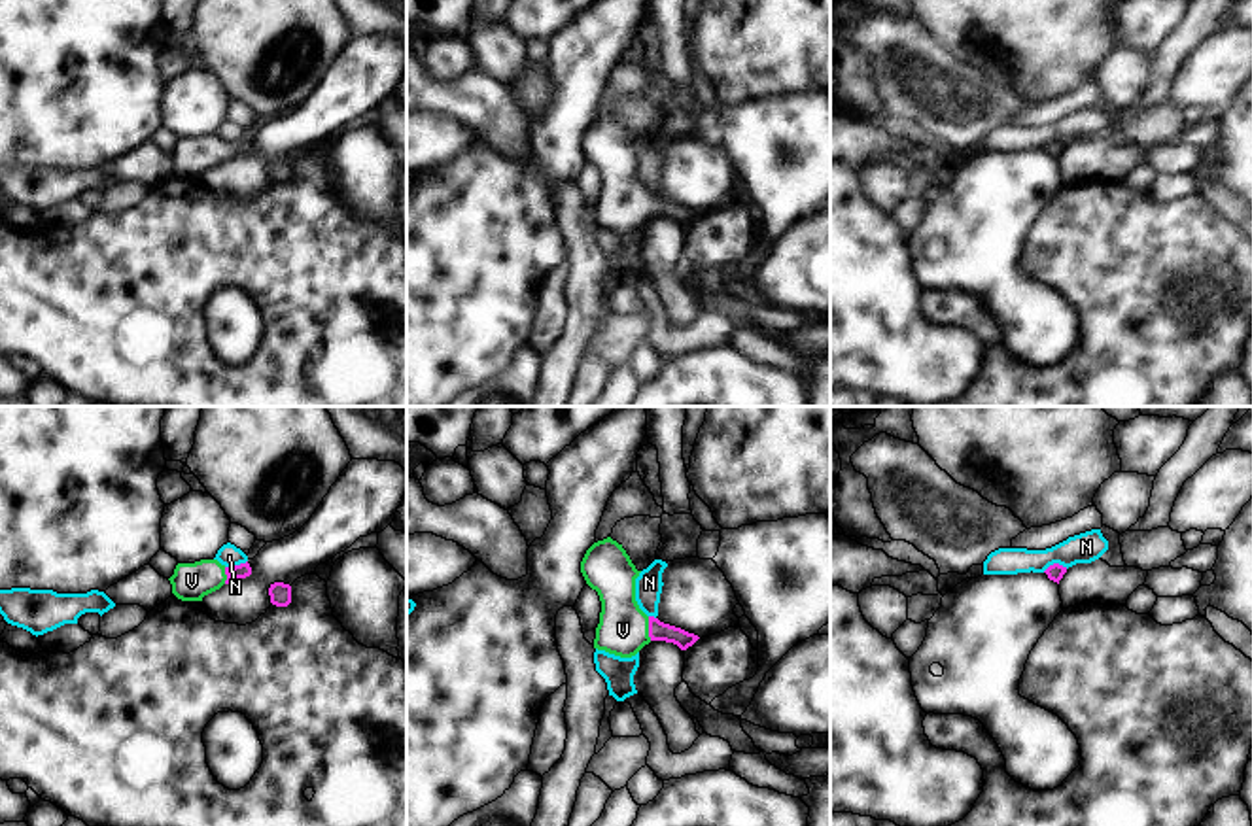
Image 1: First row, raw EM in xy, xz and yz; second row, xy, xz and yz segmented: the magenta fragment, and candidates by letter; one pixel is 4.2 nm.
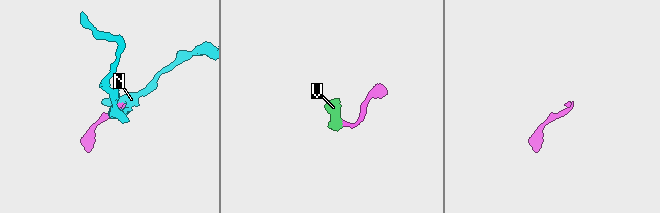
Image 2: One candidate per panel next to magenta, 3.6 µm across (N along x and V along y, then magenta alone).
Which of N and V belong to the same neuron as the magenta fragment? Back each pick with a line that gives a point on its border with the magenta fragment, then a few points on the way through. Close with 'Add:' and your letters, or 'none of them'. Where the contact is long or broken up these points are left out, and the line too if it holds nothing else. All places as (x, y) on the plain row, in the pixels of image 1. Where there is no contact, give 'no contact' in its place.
V: contact xz (649, 205); way xz (657, 206), (649, 205), (623, 206)
Add: V

